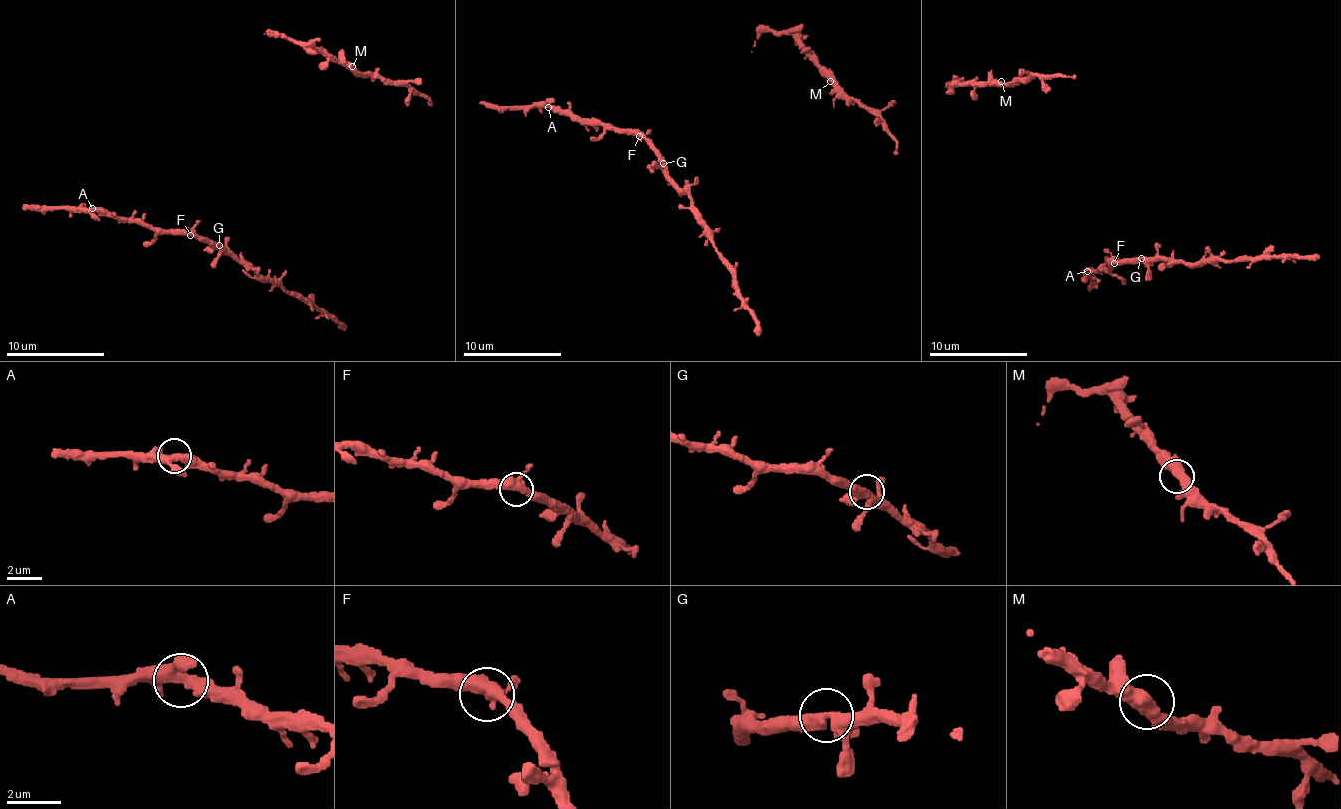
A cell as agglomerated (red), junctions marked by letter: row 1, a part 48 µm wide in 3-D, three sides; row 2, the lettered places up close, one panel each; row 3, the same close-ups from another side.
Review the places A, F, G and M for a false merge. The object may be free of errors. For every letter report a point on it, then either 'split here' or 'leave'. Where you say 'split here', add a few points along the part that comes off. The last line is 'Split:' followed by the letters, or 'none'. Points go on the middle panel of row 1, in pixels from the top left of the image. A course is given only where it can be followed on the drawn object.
A: at (548, 107); leave
F: at (639, 136); leave
G: at (663, 163); leave
M: at (830, 81); leave
Split: none

